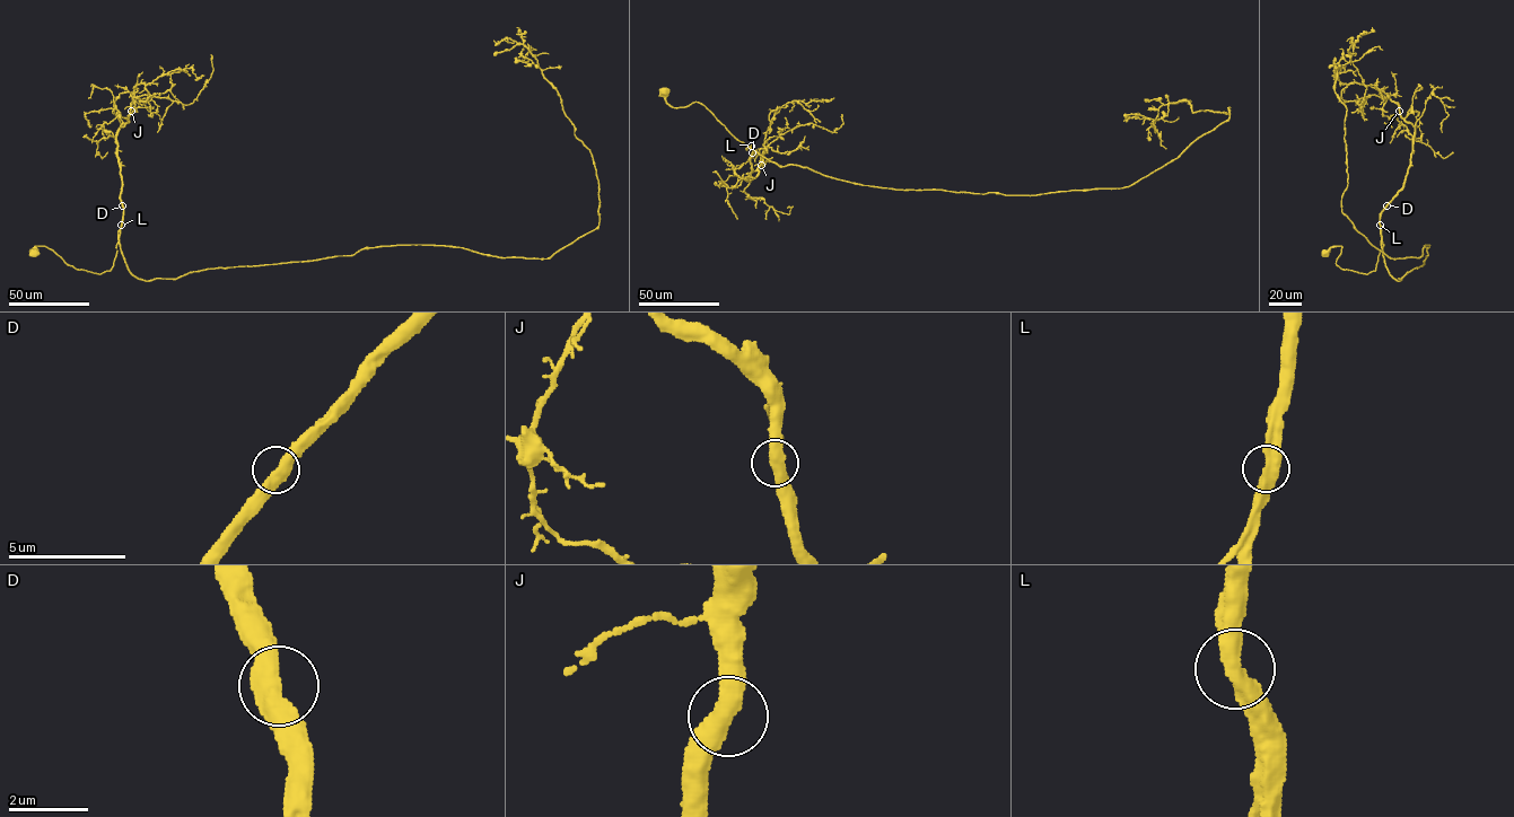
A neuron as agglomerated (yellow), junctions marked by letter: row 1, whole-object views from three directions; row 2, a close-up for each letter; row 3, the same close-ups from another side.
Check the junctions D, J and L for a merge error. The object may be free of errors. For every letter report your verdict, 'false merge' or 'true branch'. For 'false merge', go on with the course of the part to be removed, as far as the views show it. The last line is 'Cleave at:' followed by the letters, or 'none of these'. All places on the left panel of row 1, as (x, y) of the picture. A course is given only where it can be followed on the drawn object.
D: true branch
J: true branch
L: true branch
Cleave at: none of these

